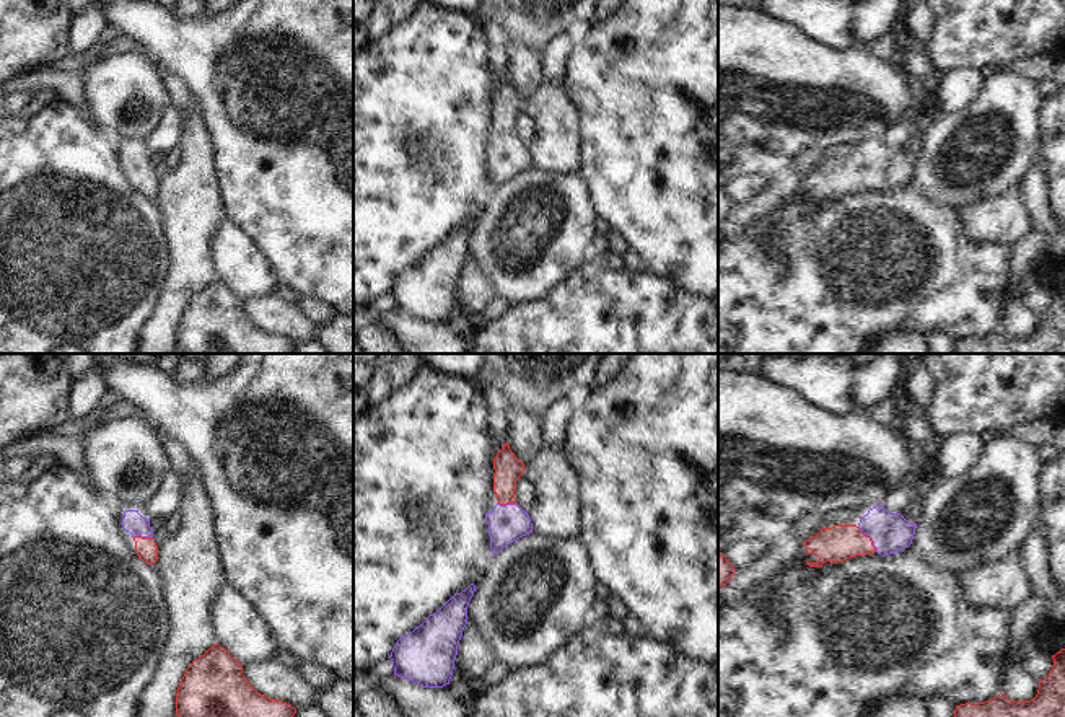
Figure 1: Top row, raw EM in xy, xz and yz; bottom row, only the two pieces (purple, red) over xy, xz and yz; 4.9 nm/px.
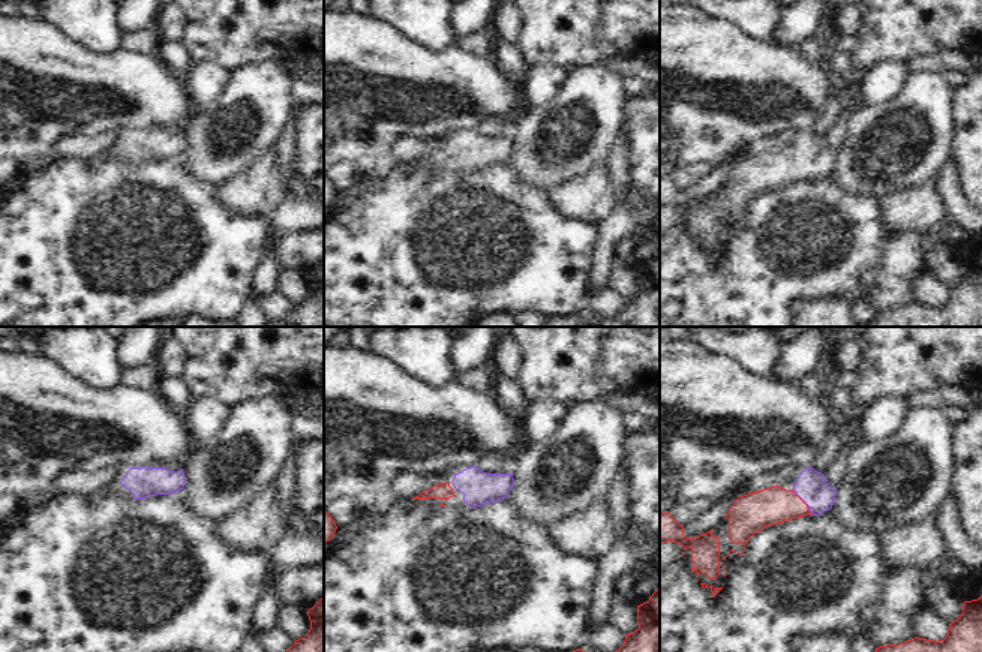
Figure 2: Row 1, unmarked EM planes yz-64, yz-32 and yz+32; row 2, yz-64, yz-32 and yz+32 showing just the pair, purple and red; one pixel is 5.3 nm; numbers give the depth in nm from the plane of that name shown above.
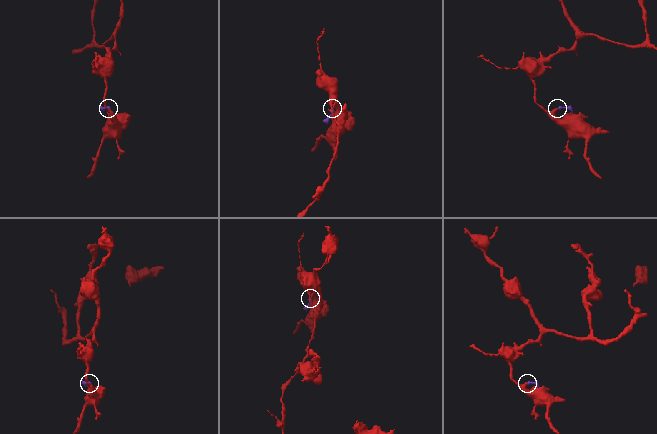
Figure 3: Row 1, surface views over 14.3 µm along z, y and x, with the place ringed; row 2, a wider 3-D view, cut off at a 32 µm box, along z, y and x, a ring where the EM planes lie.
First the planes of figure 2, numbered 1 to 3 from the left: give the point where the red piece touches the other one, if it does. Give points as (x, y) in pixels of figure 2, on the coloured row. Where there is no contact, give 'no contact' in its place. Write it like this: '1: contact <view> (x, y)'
1: no contact
2: no contact
3: contact yz+32 (804, 501)

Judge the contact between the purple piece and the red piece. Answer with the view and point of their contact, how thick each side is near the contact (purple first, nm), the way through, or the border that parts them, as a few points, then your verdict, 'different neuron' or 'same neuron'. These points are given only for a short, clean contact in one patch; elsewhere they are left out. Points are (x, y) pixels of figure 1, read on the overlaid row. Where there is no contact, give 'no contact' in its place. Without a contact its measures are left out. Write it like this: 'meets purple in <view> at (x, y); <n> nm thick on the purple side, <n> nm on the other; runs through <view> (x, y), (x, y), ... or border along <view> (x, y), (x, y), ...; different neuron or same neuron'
meets purple in yz at (870, 536); 190 nm thick on the purple side, 180 nm on the other; runs through yz (889, 533), (870, 536), (839, 543); same neuron

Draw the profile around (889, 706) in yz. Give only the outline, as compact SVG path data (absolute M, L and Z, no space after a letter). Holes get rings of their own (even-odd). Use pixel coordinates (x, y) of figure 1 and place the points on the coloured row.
M884 697L868 717L930 717L925 699L920 697Z

